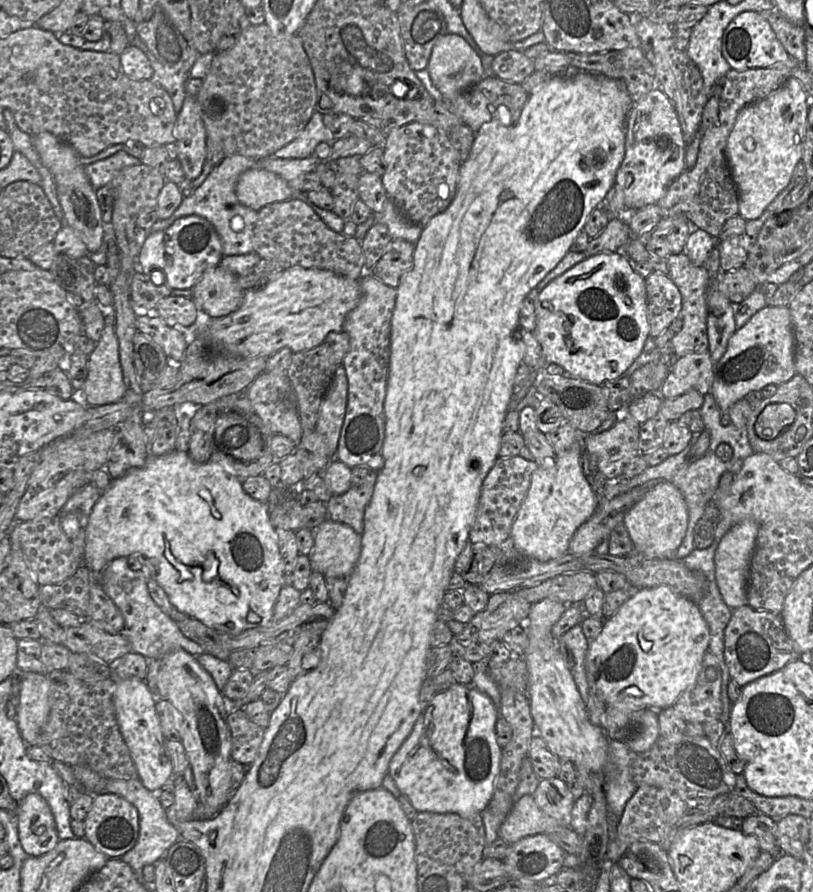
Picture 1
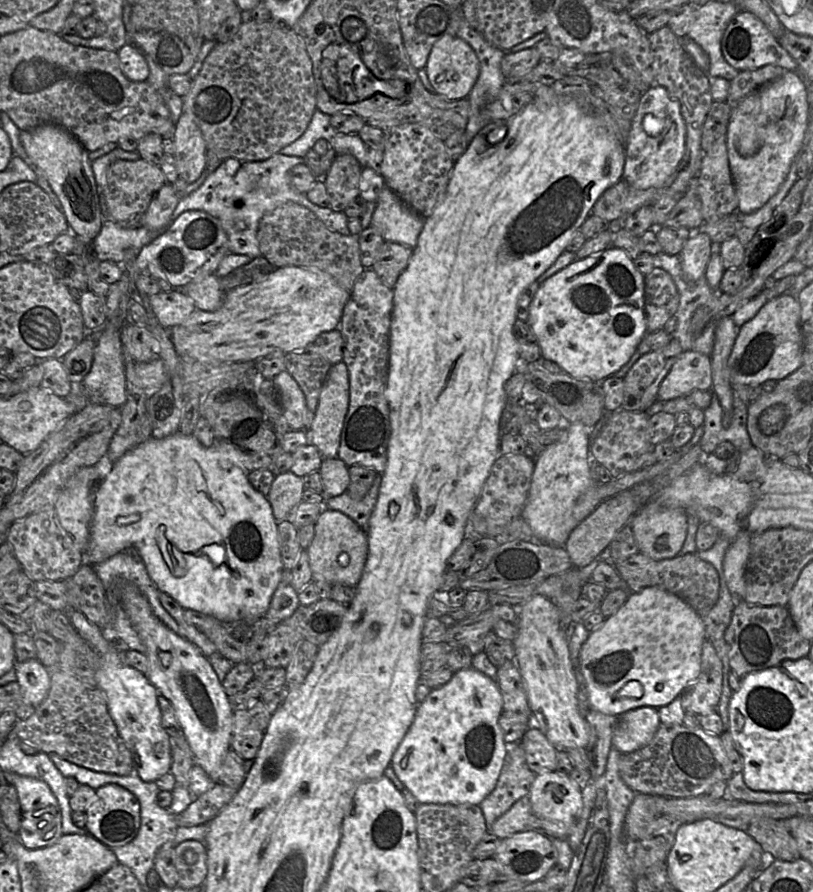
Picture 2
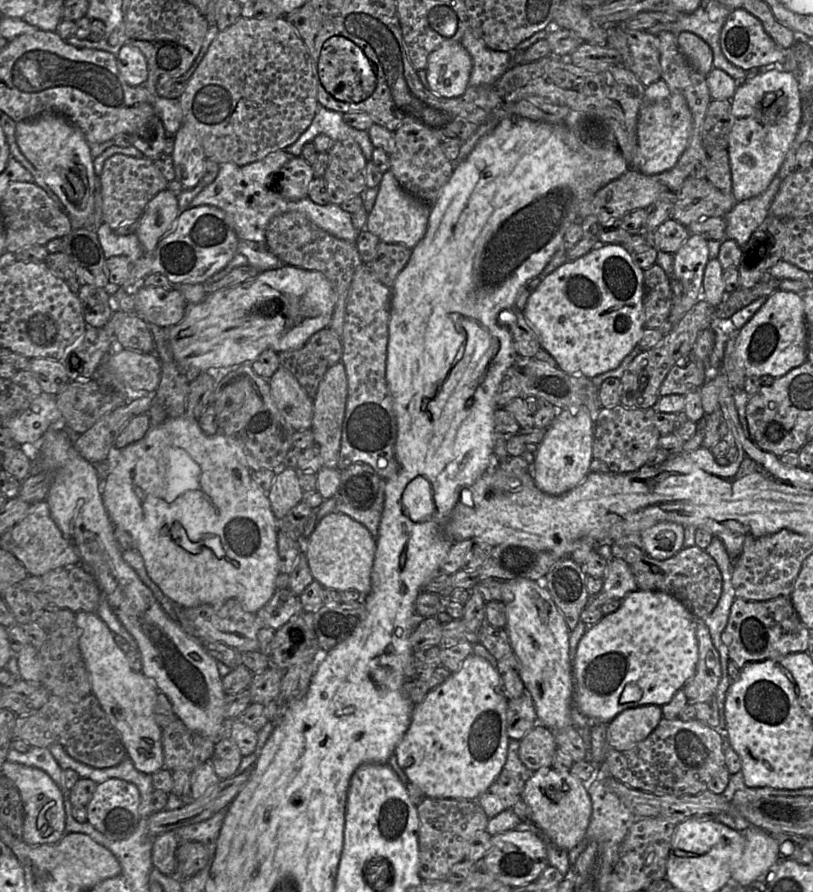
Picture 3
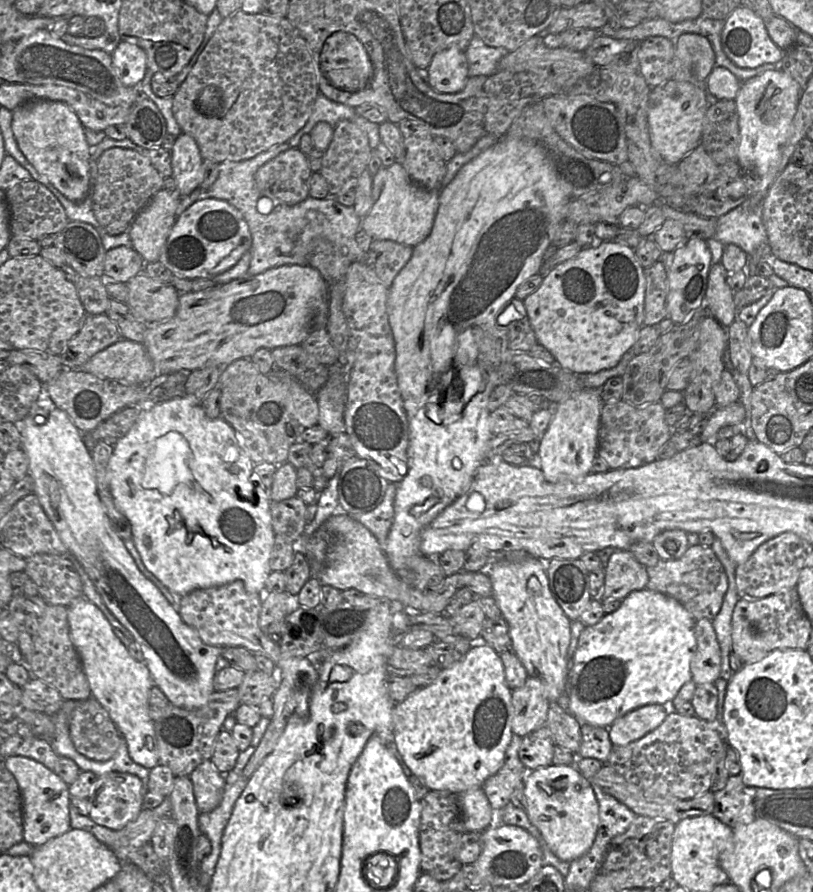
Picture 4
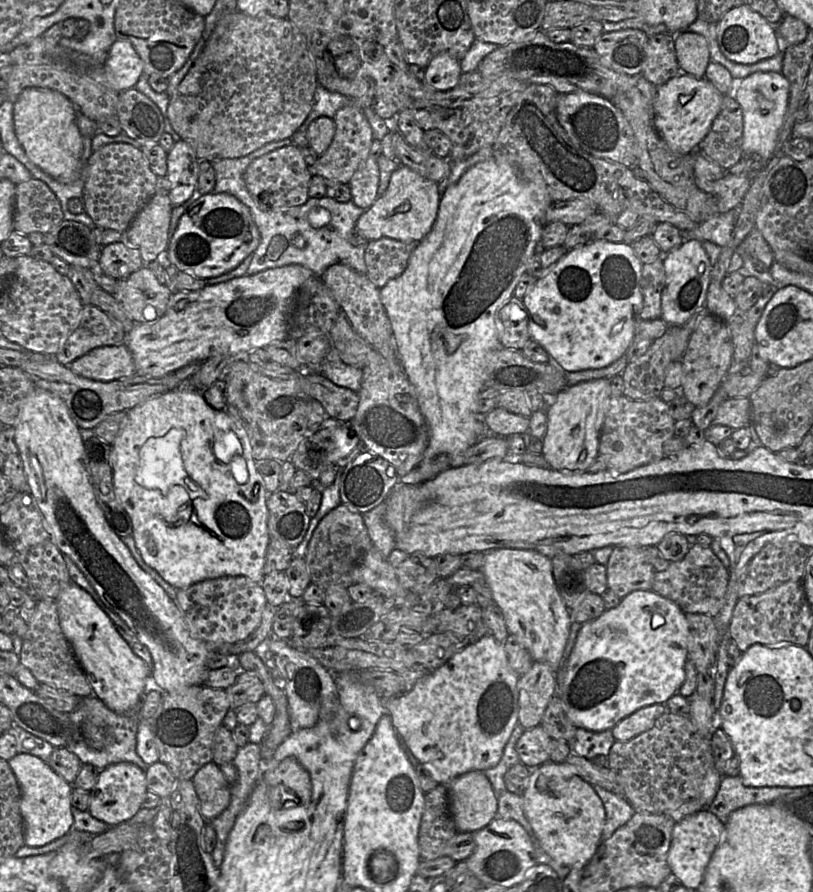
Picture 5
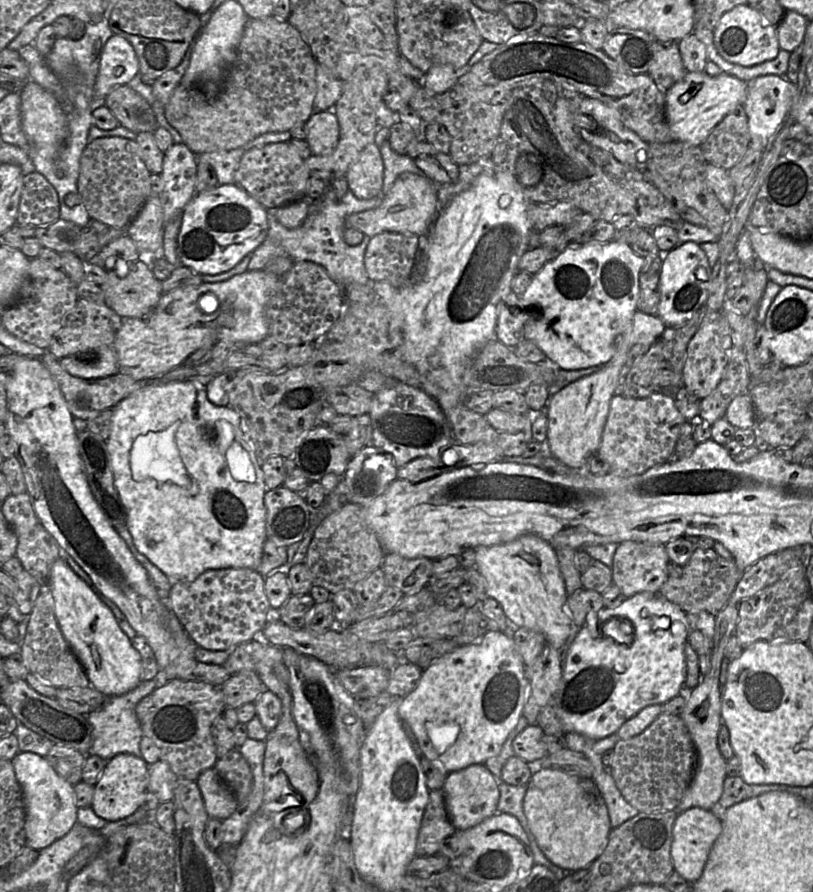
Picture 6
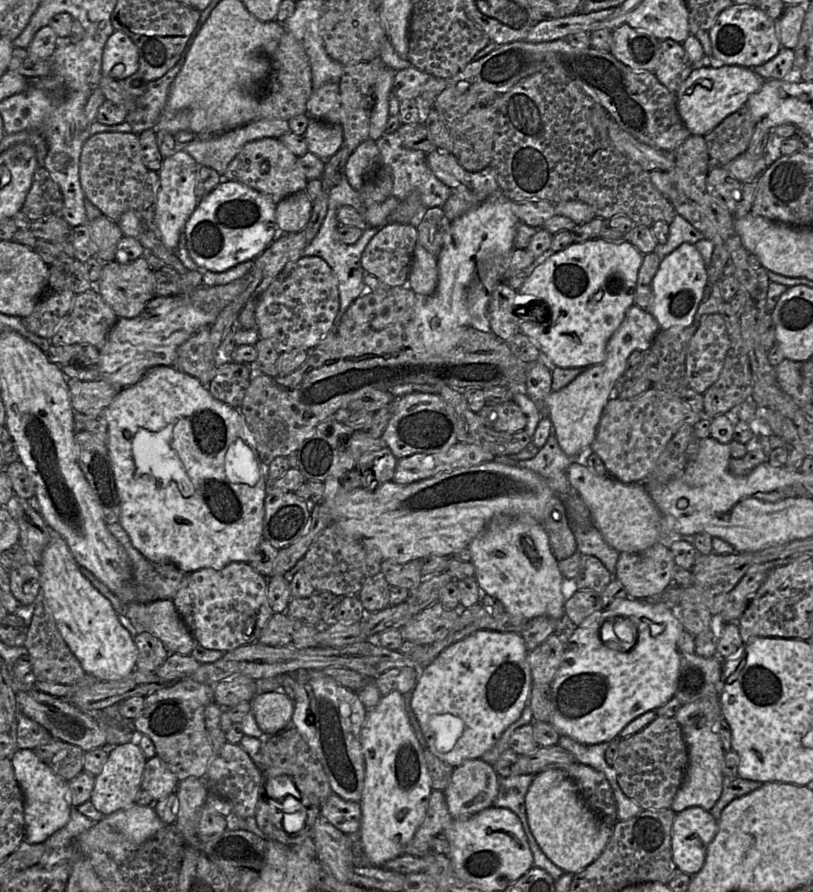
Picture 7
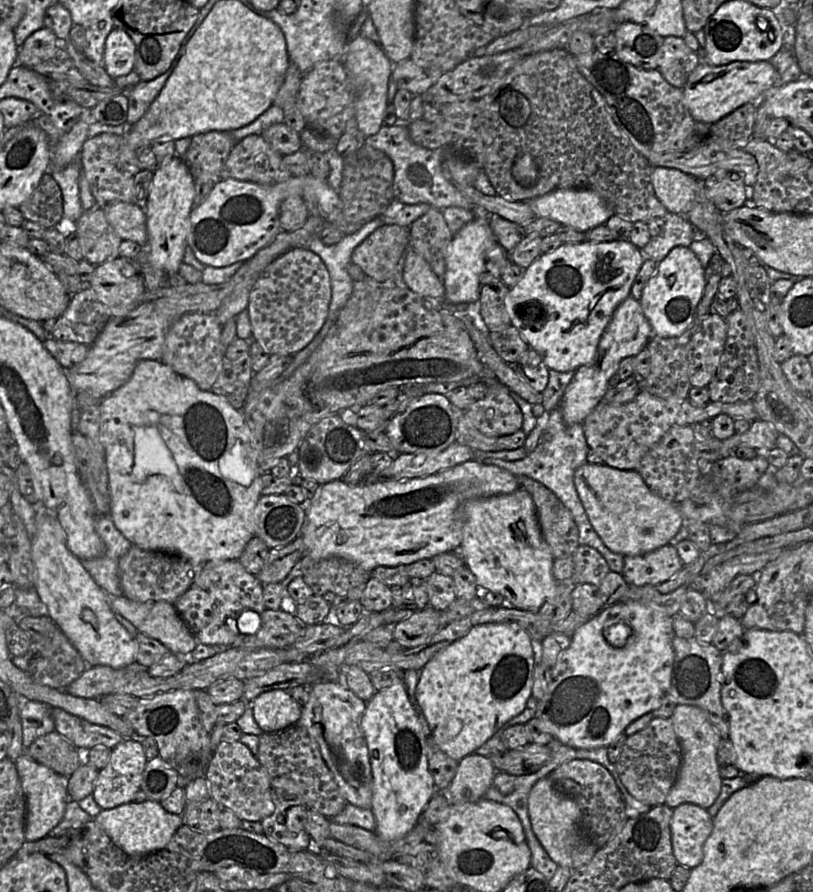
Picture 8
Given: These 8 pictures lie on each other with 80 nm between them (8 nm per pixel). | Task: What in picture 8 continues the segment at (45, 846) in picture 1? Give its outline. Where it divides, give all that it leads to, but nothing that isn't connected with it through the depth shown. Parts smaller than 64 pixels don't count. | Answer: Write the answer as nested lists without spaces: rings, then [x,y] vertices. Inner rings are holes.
[[[26,752],[15,760],[15,766],[26,801],[24,839],[28,842],[37,841],[46,837],[64,816],[66,803],[69,800],[68,777],[62,776],[35,761]]]

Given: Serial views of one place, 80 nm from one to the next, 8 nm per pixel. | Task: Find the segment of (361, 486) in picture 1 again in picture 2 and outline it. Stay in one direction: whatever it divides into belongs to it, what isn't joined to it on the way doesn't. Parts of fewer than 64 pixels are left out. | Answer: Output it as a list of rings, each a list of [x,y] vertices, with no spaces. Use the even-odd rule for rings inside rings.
[[[377,473],[373,485],[361,500],[355,500],[345,492],[339,496],[328,498],[326,508],[348,516],[367,534],[369,520],[377,503],[381,481],[382,475]]]

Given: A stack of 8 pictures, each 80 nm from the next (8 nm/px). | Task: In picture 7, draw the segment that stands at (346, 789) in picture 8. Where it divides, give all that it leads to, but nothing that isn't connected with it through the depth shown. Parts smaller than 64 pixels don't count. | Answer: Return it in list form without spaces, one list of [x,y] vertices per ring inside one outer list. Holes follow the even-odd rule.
[[[298,670],[293,674],[296,682],[294,711],[291,724],[308,743],[321,763],[334,794],[345,800],[360,802],[365,782],[365,759],[362,747],[362,728],[368,710],[357,693],[324,675],[320,670]]]

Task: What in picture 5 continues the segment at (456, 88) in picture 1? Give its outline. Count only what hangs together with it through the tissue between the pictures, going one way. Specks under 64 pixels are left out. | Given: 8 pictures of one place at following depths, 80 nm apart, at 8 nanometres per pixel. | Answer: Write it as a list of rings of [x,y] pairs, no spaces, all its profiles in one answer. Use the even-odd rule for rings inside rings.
[[[449,53],[435,56],[425,68],[426,83],[438,91],[453,89],[461,78],[461,60]]]

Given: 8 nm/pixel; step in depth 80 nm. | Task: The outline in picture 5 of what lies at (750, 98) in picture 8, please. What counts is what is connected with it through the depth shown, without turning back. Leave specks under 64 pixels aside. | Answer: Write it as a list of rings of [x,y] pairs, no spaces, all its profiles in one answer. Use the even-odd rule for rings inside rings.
[[[680,73],[657,87],[652,104],[653,124],[659,136],[669,148],[678,154],[689,154],[697,150],[720,112],[724,95],[705,77],[695,78]]]

